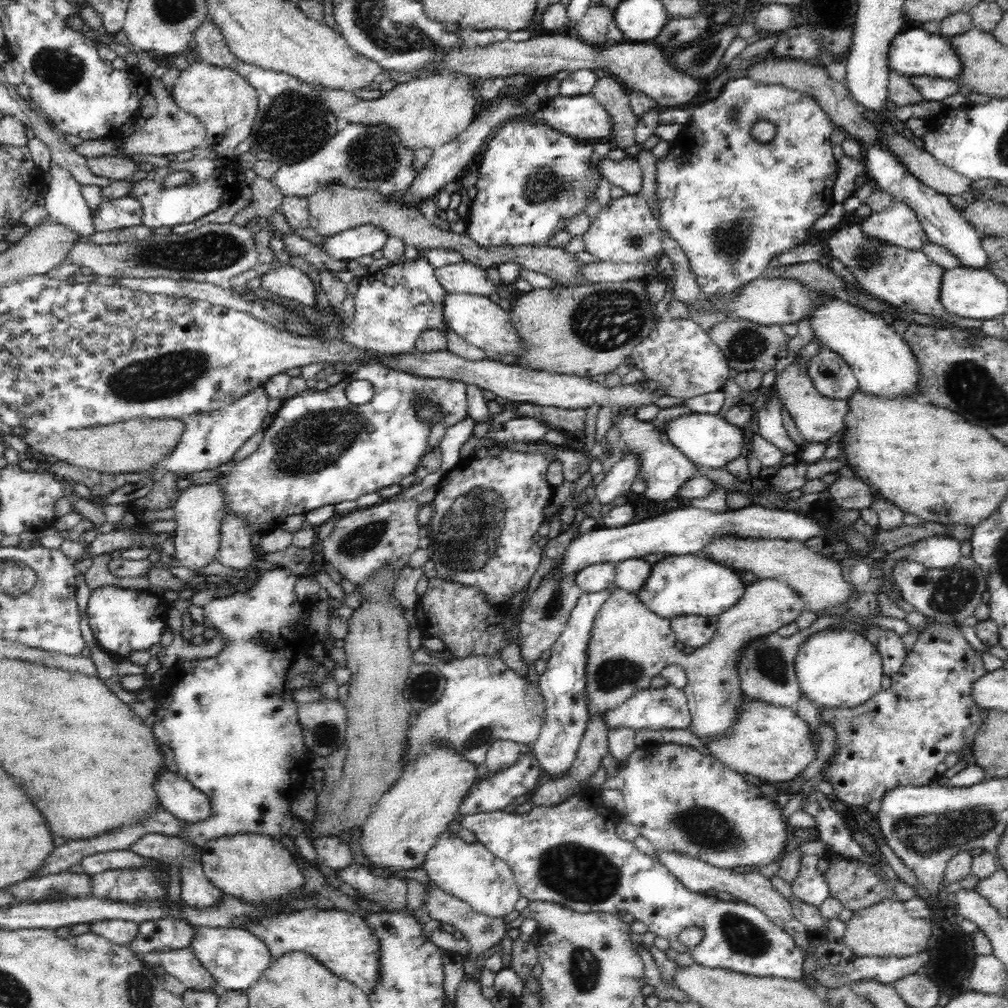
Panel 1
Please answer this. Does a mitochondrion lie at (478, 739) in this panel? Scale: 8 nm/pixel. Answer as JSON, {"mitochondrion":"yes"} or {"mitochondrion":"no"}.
{"mitochondrion":"yes"}

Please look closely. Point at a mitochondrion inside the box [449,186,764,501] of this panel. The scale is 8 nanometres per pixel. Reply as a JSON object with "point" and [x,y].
{"point":[608,318]}

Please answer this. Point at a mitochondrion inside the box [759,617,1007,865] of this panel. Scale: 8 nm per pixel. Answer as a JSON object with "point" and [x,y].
{"point":[921,835]}

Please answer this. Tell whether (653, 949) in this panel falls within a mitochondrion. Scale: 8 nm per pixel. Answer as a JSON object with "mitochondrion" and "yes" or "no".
{"mitochondrion":"no"}

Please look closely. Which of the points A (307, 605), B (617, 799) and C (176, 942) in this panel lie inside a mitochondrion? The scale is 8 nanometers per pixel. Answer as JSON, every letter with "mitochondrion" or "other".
{"A":"other","B":"other","C":"other"}

